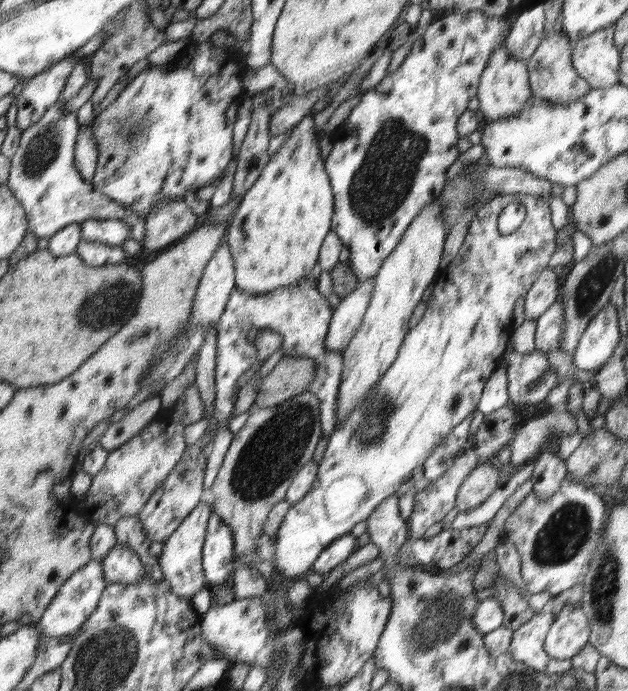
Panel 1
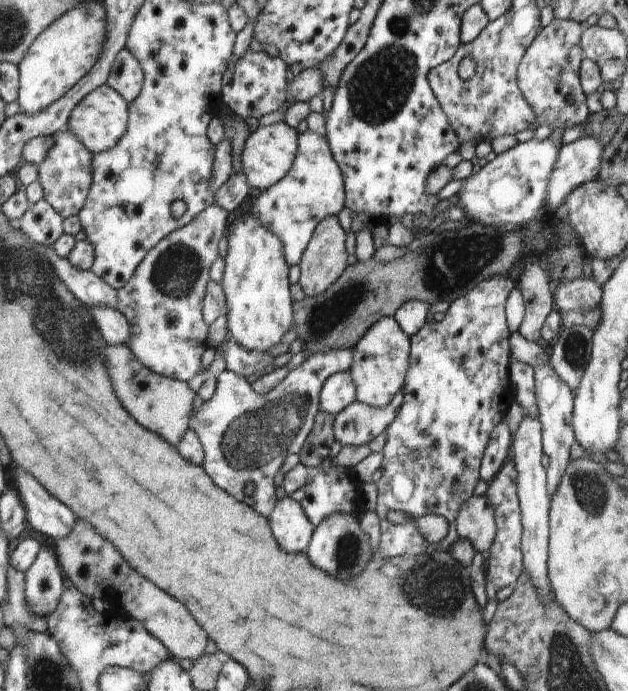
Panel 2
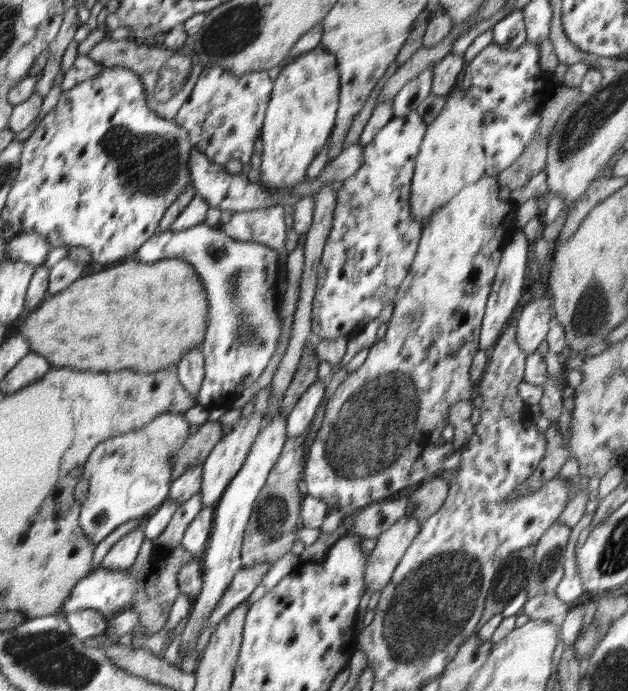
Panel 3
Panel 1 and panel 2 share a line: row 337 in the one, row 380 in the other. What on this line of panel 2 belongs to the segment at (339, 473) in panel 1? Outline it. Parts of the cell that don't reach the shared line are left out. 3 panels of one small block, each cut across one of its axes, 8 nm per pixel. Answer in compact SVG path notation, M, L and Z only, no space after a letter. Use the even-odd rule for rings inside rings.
M494 276L476 284L470 292L449 304L448 310L432 323L426 323L410 339L409 367L402 386L402 406L396 418L386 428L386 442L382 450L383 469L377 481L376 514L380 519L380 542L377 552L383 559L398 556L410 557L428 553L439 547L450 551L458 539L456 516L460 507L474 494L480 480L478 472L481 460L496 424L505 417L505 409L516 401L515 384L510 382L510 336L506 322L505 304L514 290L514 282L508 276ZM388 512L404 512L410 520L392 524L386 518ZM433 514L444 517L448 522L448 534L438 546L426 542L416 526L421 516Z

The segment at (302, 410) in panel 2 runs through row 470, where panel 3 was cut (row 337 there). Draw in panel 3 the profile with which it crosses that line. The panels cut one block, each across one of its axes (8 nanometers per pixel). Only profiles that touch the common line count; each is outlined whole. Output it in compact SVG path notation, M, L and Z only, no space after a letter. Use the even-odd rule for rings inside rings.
M202 222L176 232L169 229L161 233L157 232L147 243L142 244L137 253L136 260L142 264L165 259L178 259L190 263L203 282L207 292L208 332L201 345L205 358L205 377L198 389L196 404L205 407L208 411L214 408L225 408L228 411L234 401L240 398L242 392L252 386L264 372L264 368L268 366L270 358L276 352L282 325L275 289L278 280L278 252L264 244L234 240L226 236L220 227L211 227Z

